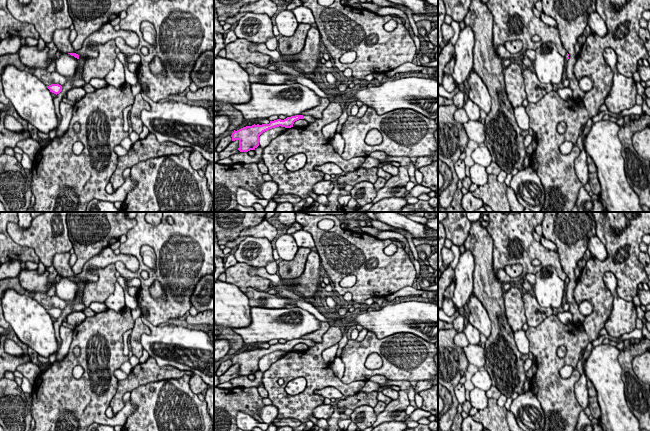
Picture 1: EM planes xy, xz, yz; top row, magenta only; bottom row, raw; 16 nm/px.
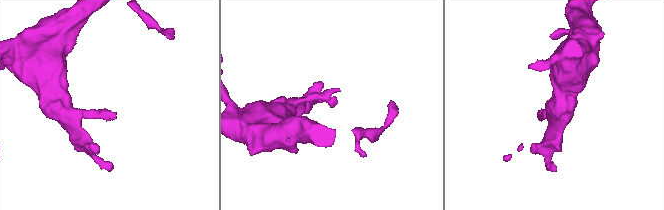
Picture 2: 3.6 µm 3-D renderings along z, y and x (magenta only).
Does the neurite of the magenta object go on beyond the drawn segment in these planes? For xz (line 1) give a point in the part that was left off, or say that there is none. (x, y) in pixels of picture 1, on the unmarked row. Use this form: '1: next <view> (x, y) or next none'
1: next xz (310, 343)

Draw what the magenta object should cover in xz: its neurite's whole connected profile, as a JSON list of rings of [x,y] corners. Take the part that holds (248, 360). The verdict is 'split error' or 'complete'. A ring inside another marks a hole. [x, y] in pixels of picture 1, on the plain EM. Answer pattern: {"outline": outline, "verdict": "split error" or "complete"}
{"outline": [[[295,339],[291,341],[287,341],[284,344],[277,343],[274,345],[270,345],[269,348],[262,348],[262,349],[252,349],[243,351],[237,355],[234,354],[232,357],[232,365],[238,364],[239,365],[239,372],[240,376],[248,376],[250,374],[255,374],[259,370],[259,360],[272,352],[275,351],[285,351],[291,352],[295,345],[299,343],[305,343],[309,347],[315,345],[315,342],[312,340],[304,340],[304,339]]], "verdict": "split error"}

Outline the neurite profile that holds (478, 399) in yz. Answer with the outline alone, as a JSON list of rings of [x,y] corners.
[[[477,387],[470,391],[470,404],[477,410],[485,409],[488,406],[488,399],[486,392]]]

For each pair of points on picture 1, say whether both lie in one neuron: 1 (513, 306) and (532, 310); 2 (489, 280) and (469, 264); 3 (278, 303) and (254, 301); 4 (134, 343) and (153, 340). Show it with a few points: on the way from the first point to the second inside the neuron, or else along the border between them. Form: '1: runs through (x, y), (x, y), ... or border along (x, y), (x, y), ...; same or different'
1: border along (522, 294), (526, 322); different
2: border along (465, 249), (471, 252), (474, 259), (472, 290); different
3: runs through (272, 301), (260, 301); same
4: border along (141, 318), (150, 330), (141, 335), (143, 348); different

